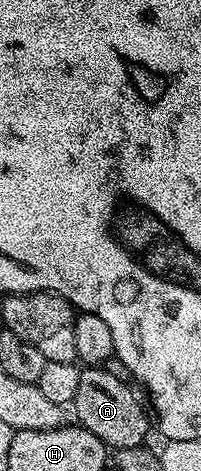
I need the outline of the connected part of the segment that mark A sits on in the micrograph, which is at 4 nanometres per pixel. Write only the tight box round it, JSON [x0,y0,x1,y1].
[74,366,150,451]

